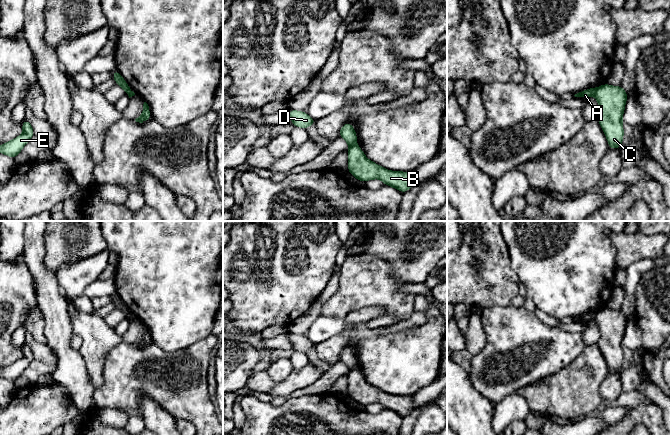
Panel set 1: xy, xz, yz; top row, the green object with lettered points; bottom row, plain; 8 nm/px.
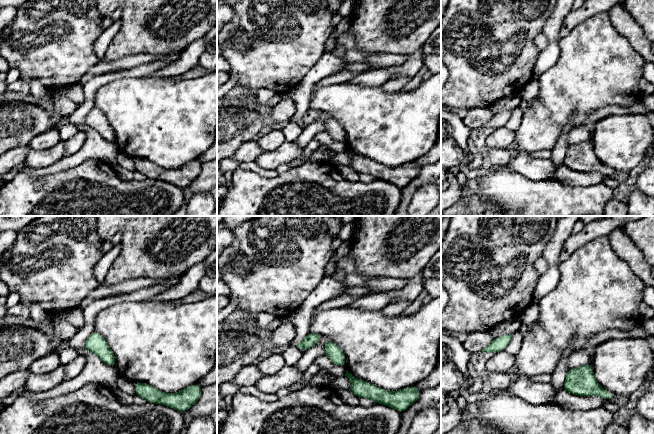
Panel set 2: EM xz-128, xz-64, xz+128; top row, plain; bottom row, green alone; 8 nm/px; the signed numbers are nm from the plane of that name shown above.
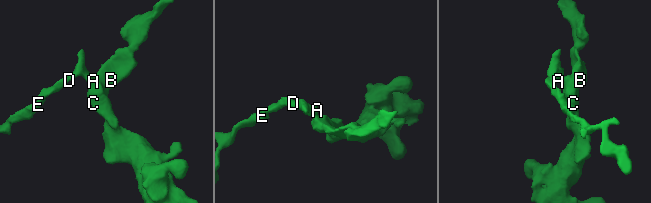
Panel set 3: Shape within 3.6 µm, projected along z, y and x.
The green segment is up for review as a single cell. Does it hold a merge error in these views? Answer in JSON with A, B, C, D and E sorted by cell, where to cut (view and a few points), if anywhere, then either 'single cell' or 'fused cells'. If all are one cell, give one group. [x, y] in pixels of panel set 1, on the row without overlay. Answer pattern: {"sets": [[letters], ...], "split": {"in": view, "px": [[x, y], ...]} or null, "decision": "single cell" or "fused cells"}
{"sets": [["A", "D", "E"], ["B", "C"]], "split": {"in": "xz", "px": [[356, 368], [349, 371]]}, "decision": "fused cells"}

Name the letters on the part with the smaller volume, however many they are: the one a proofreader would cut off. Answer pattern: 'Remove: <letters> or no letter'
Remove: A, D, E

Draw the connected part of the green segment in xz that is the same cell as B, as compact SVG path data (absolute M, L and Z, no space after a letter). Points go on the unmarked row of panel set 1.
M358 369L348 373L348 397L357 404L366 406L380 403L384 409L398 413L403 418L415 409L413 396L390 395L365 381Z

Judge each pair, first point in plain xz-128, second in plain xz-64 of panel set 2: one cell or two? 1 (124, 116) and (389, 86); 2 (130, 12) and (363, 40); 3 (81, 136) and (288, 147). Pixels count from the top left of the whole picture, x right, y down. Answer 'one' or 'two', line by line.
1: two
2: one
3: two

